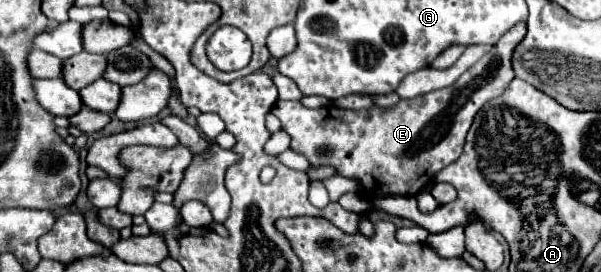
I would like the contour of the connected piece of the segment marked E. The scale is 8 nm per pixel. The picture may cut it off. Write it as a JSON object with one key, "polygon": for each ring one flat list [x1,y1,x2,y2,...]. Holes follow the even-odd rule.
{"polygon":[[518,23,454,85,414,99,400,99,394,107,350,111,326,105,308,109,300,101,278,101,272,113,292,137,290,147,296,153,302,153,312,165,332,165,338,169,338,175,358,179,364,187,364,197,416,195,432,183,442,167,454,163,462,155,464,139,474,115,484,103,500,97,514,79,510,57,524,35,526,25],[324,147,330,151,326,153]]}

